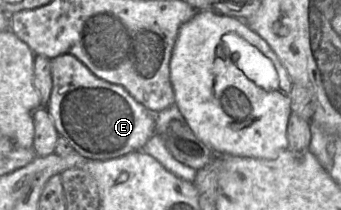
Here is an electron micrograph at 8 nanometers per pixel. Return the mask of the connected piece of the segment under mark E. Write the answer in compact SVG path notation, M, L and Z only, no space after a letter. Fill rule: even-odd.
M71 54L50 59L52 90L46 109L59 136L64 137L79 155L92 160L109 160L141 150L155 134L153 112L138 102L123 86L109 83L95 76L86 65Z

